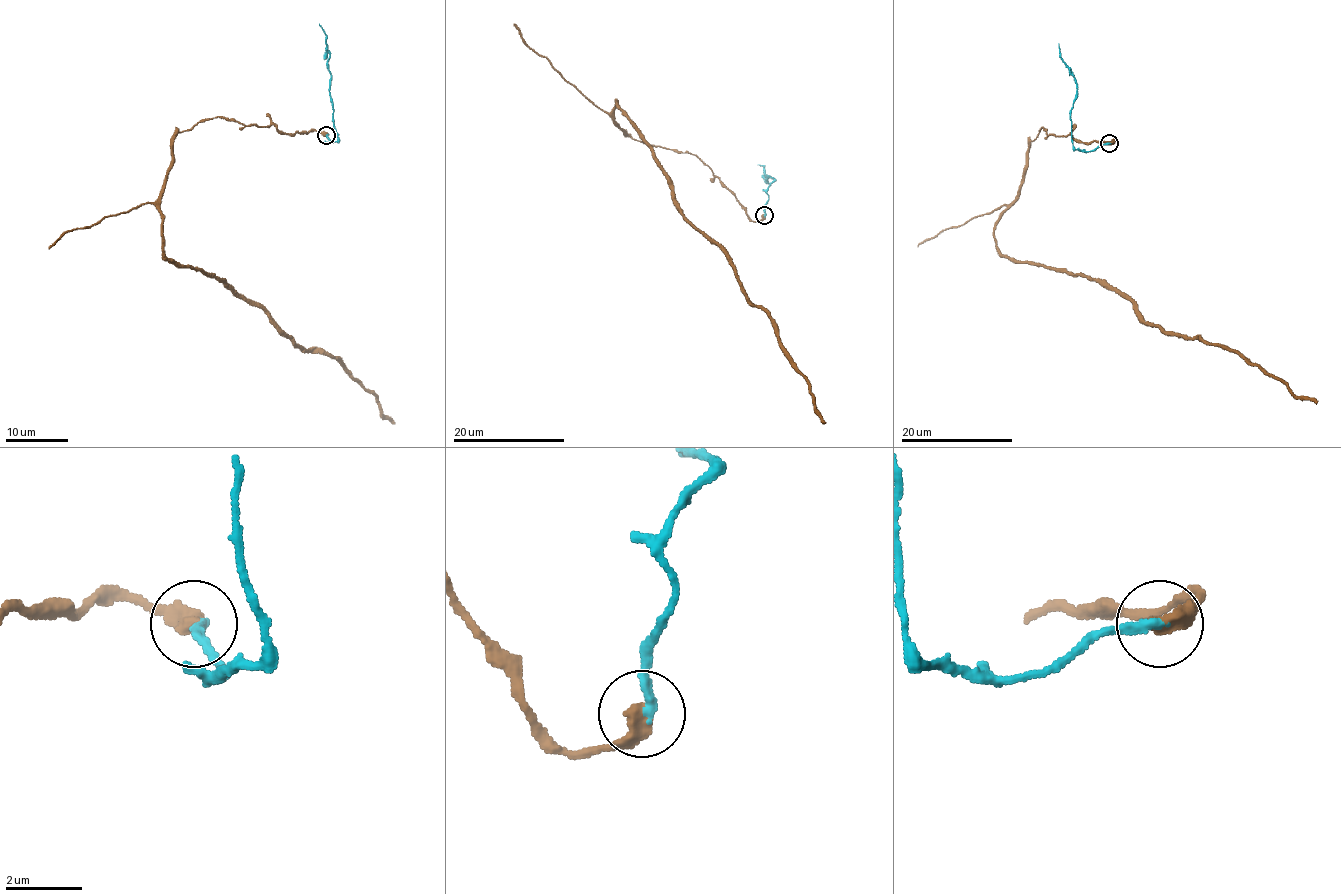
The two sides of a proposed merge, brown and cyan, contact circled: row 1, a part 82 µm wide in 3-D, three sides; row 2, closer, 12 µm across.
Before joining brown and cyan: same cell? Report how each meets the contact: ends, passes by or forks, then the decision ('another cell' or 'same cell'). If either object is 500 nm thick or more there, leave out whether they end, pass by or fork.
brown ends | cyan ends | another cell

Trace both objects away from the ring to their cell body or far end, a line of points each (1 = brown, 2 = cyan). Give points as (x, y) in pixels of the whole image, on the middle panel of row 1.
1: (763, 216), (754, 221), (696, 156), (632, 139), (615, 100), (678, 209), (770, 319), (825, 423)
2: (763, 216), (769, 199), (766, 189), (773, 179), (769, 177), (766, 182), (763, 167), (758, 164)

